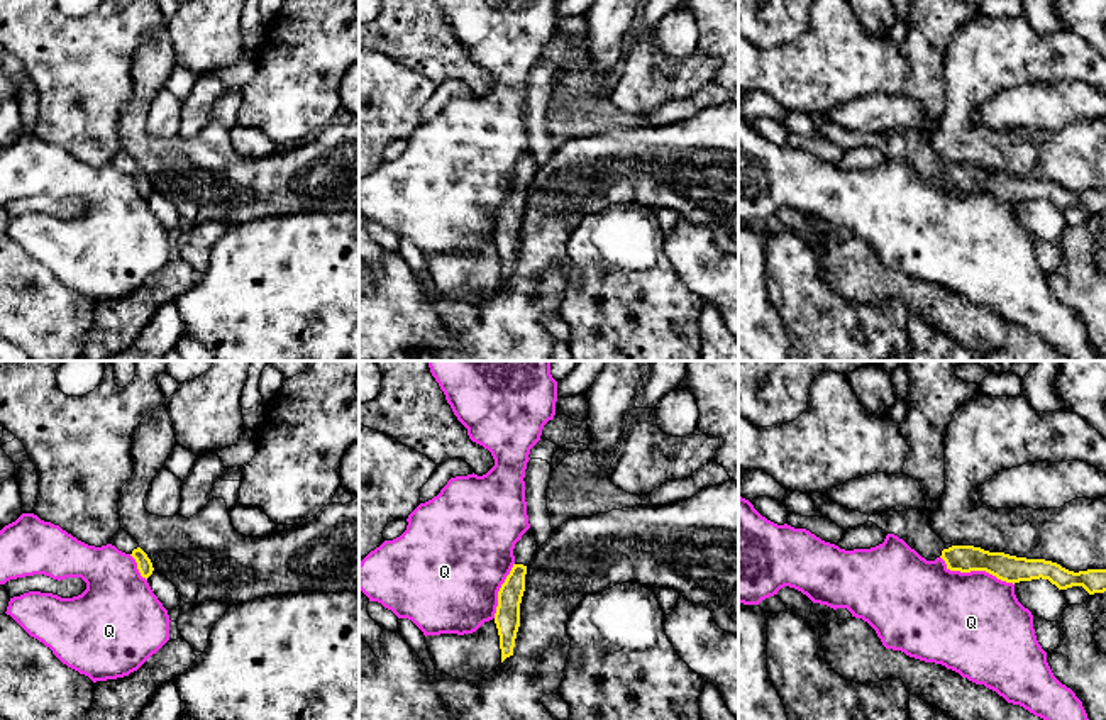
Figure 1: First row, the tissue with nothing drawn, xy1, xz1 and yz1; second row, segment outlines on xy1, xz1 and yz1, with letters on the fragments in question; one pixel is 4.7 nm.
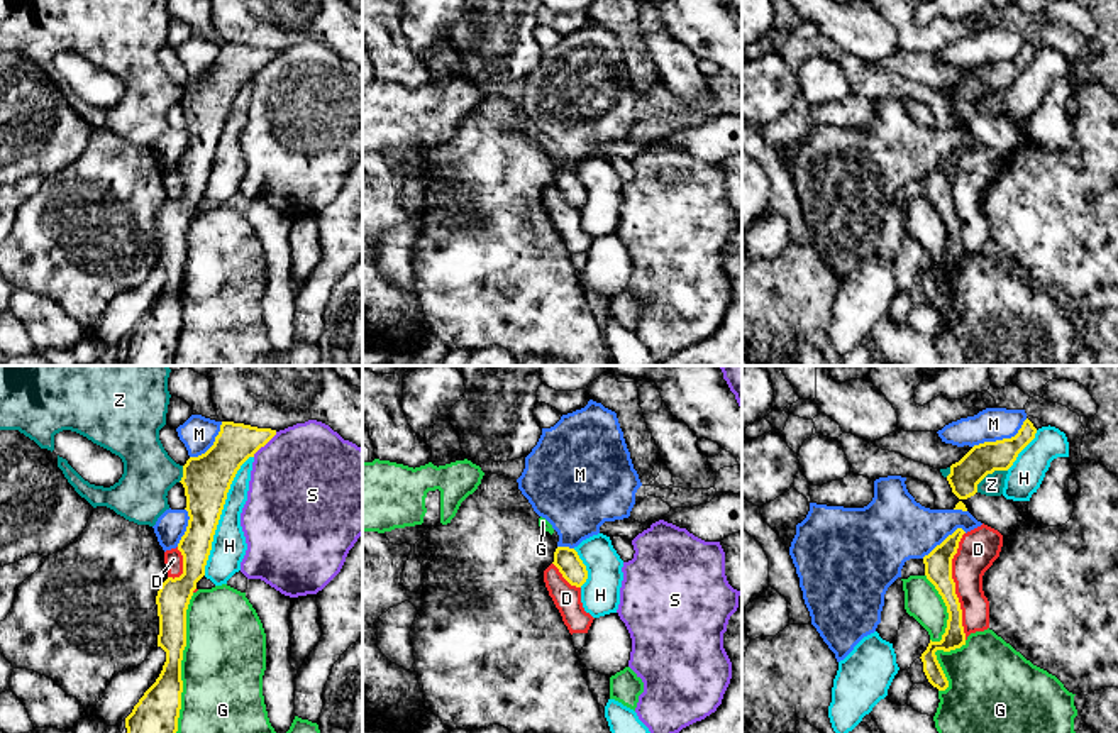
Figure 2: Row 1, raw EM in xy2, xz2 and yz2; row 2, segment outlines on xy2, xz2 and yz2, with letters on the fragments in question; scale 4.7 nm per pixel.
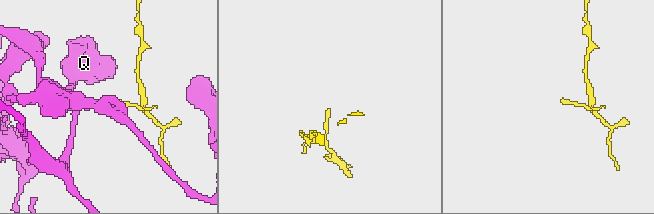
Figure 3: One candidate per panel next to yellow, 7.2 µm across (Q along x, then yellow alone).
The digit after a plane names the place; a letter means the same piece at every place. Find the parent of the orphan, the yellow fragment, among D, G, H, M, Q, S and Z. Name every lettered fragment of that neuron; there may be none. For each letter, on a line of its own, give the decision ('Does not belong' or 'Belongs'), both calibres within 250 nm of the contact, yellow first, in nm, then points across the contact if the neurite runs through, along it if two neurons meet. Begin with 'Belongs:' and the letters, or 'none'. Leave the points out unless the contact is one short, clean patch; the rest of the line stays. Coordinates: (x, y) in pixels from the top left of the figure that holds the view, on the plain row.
Belongs: none
D: Does not belong. Thickness 130 nm (yellow) against 190 nm
G: Does not belong. Thickness 220 nm (yellow) against 400 nm
H: Does not belong. Thickness 220 nm (yellow) against 160 nm
M: Does not belong. Thickness 150 nm (yellow) against 160 nm
Q: Does not belong. Thickness 130 nm (yellow) against 480 nm
S: Does not belong. Thickness 190 nm (yellow) against 500 nm
Z: Does not belong. Thickness 150 nm (yellow) against 100 nm

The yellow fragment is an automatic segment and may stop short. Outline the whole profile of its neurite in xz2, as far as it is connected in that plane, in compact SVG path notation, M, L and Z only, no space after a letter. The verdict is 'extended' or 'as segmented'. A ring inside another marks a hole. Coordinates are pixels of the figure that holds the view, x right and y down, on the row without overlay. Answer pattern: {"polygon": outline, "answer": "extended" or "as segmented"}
{"polygon": "M557 168L552 183L562 198L576 208L581 208L588 200L588 191L578 173L569 168Z", "answer": "as segmented"}

